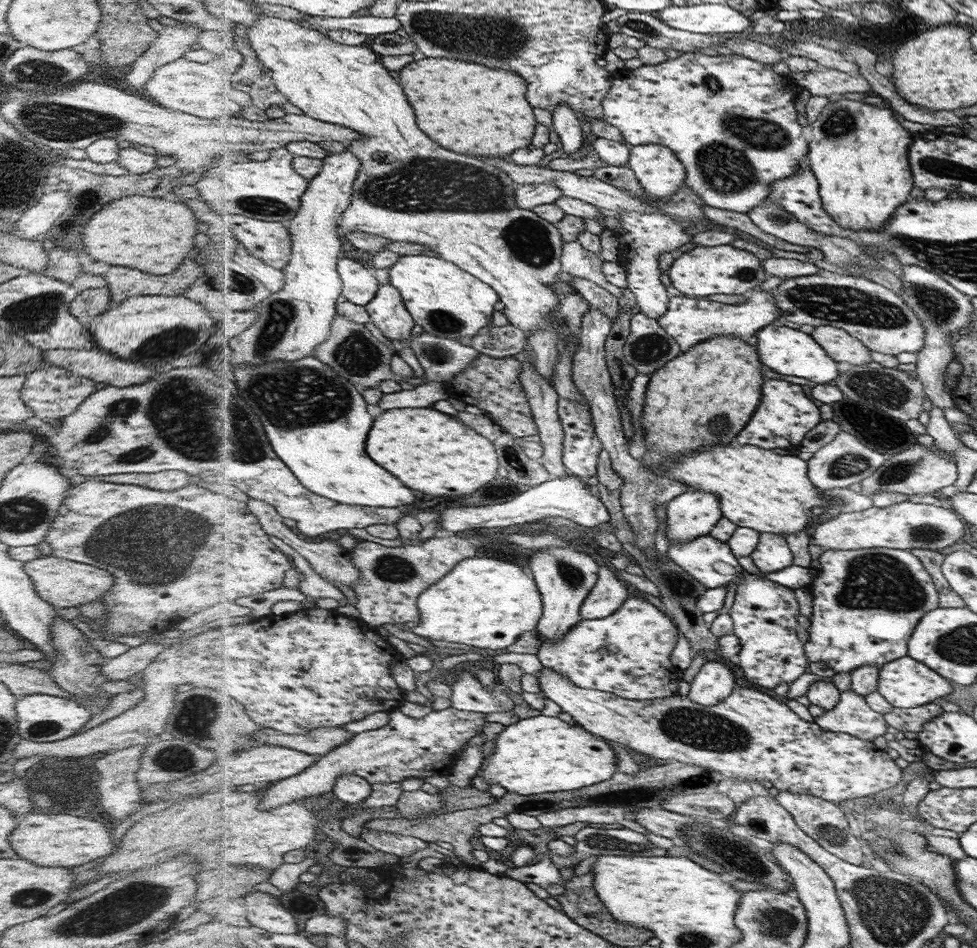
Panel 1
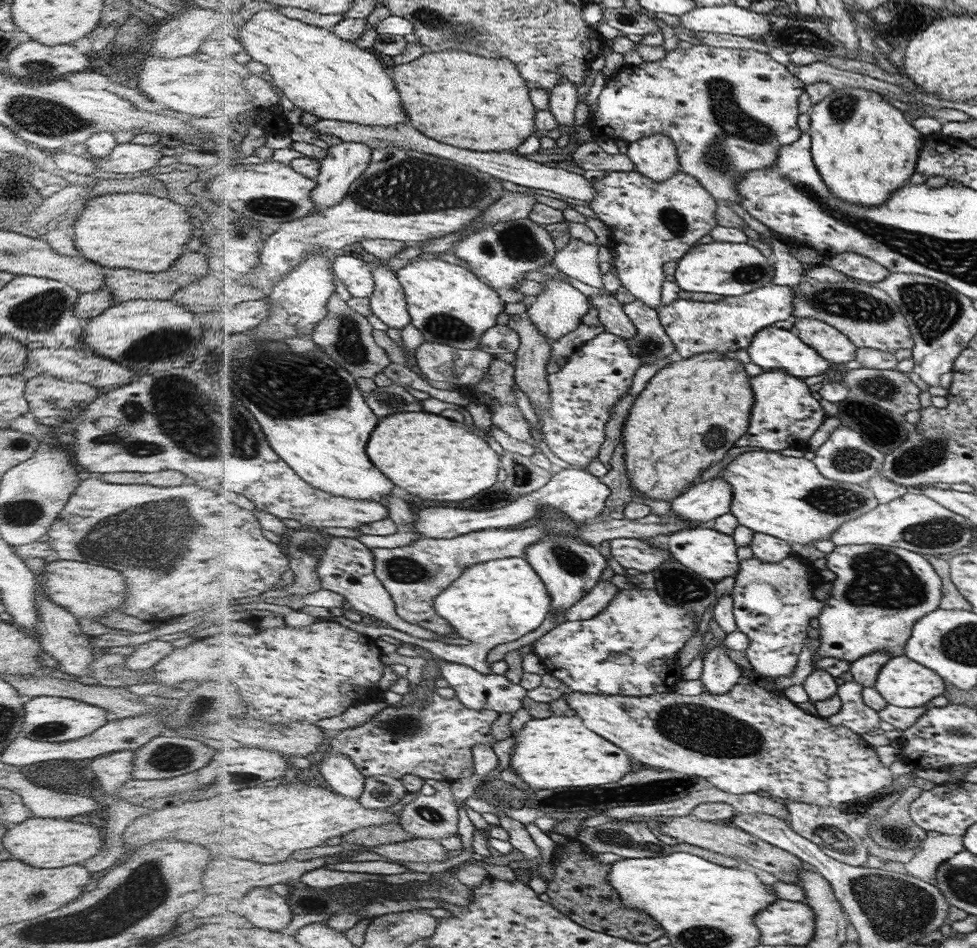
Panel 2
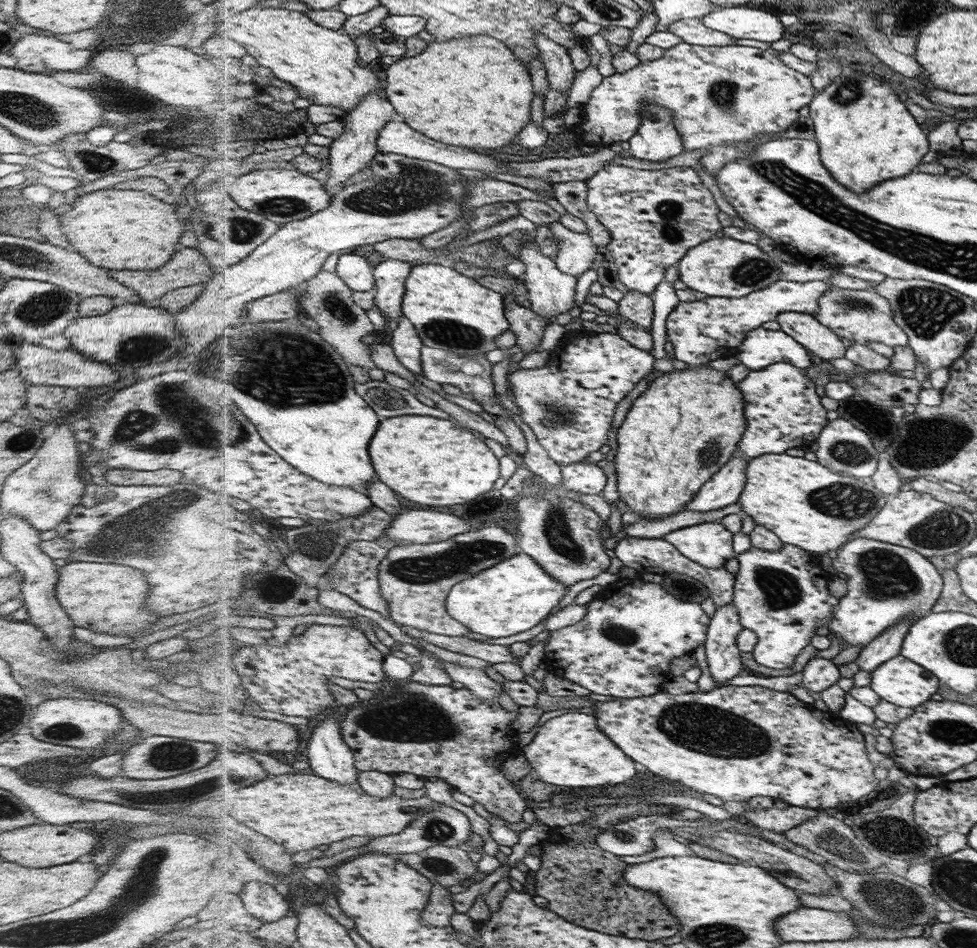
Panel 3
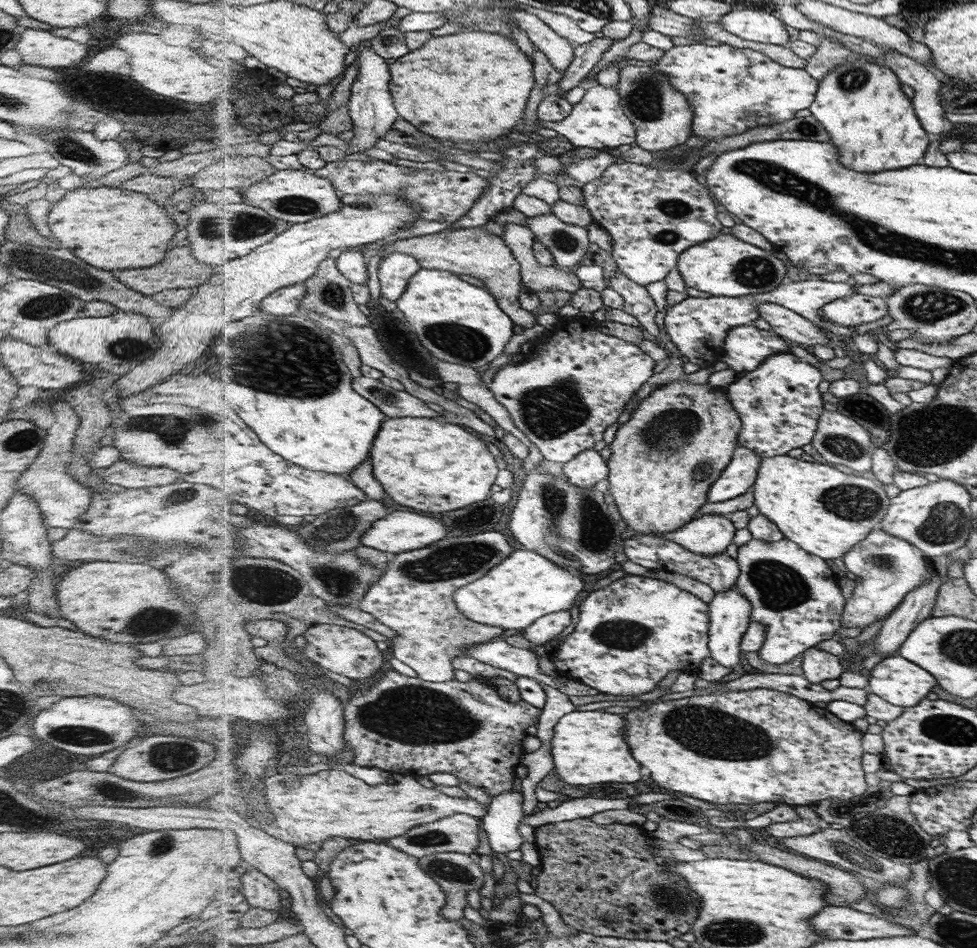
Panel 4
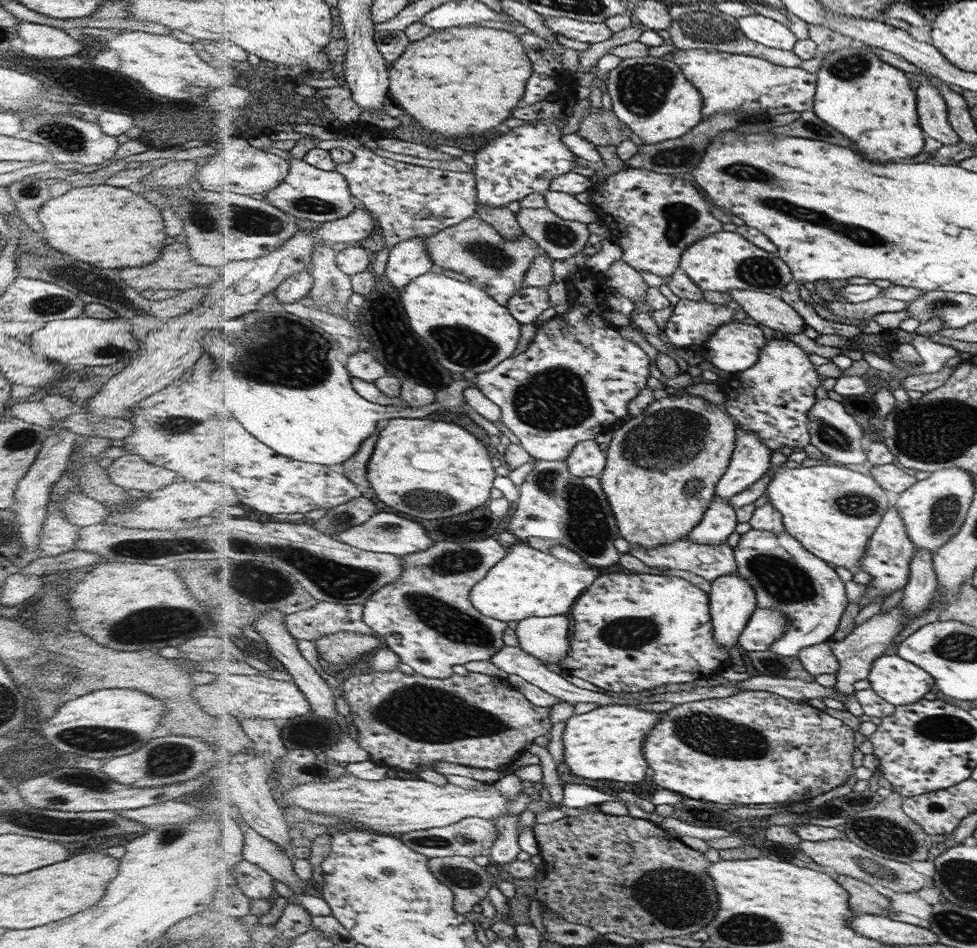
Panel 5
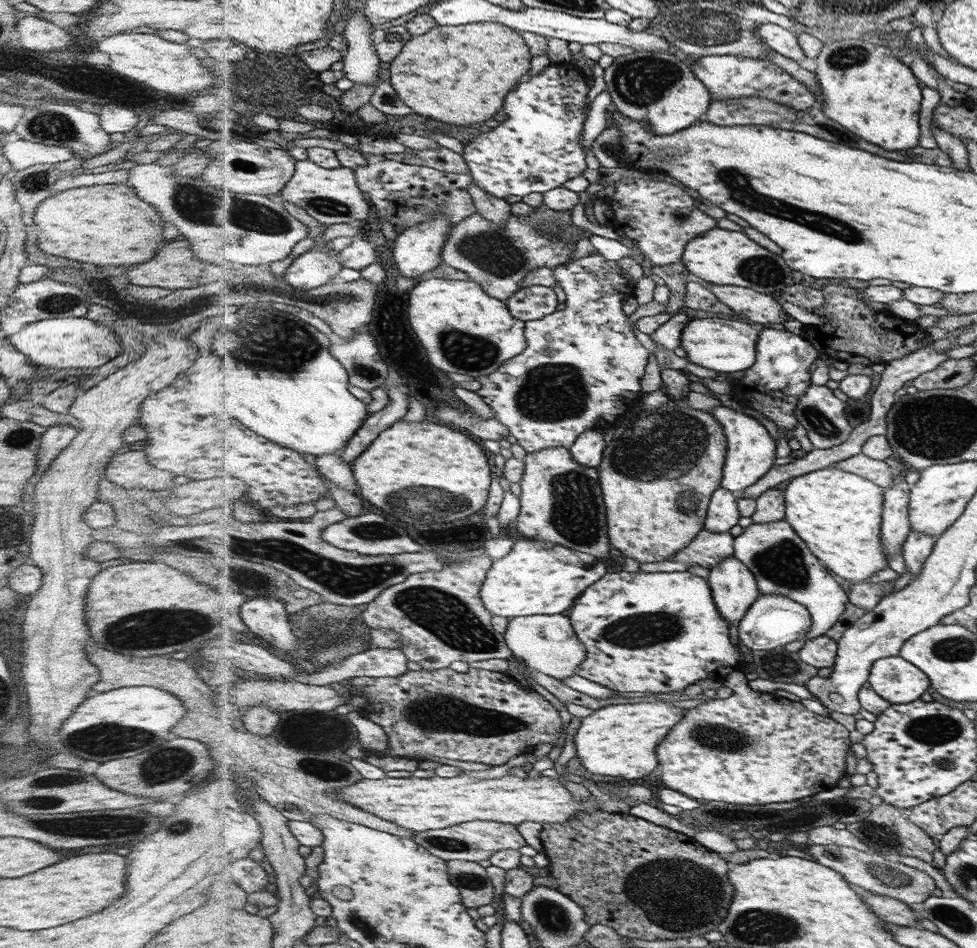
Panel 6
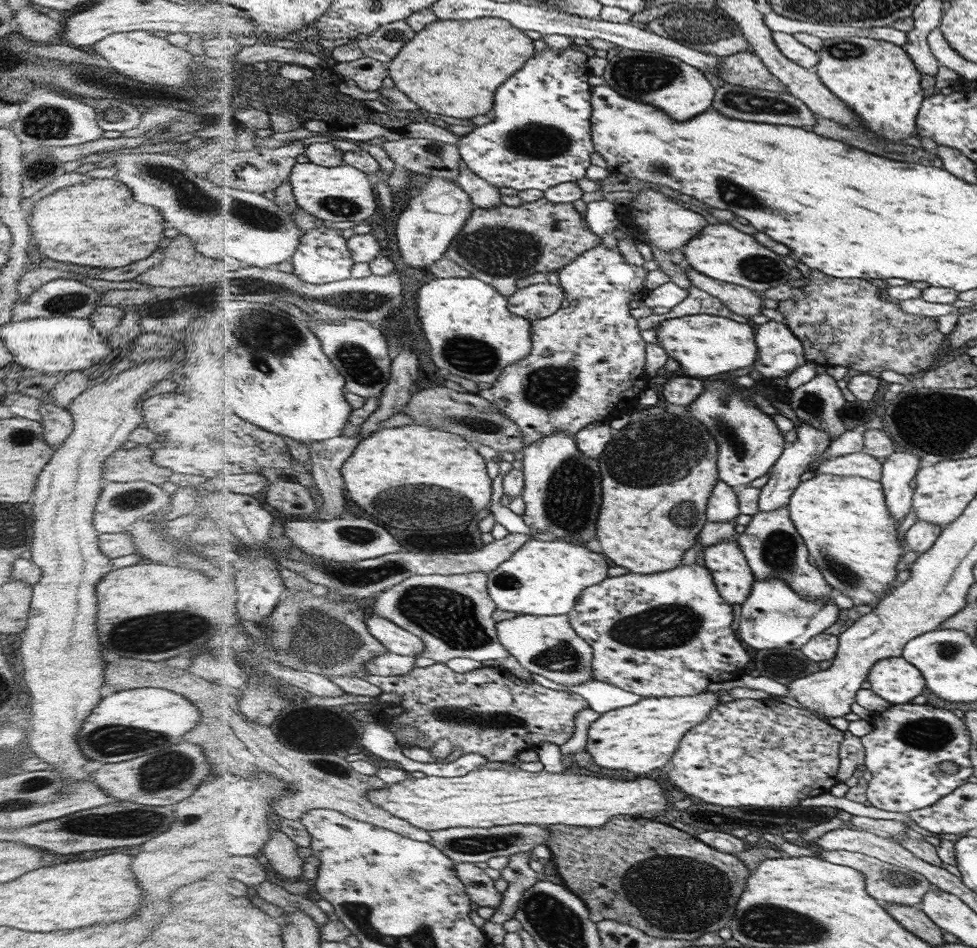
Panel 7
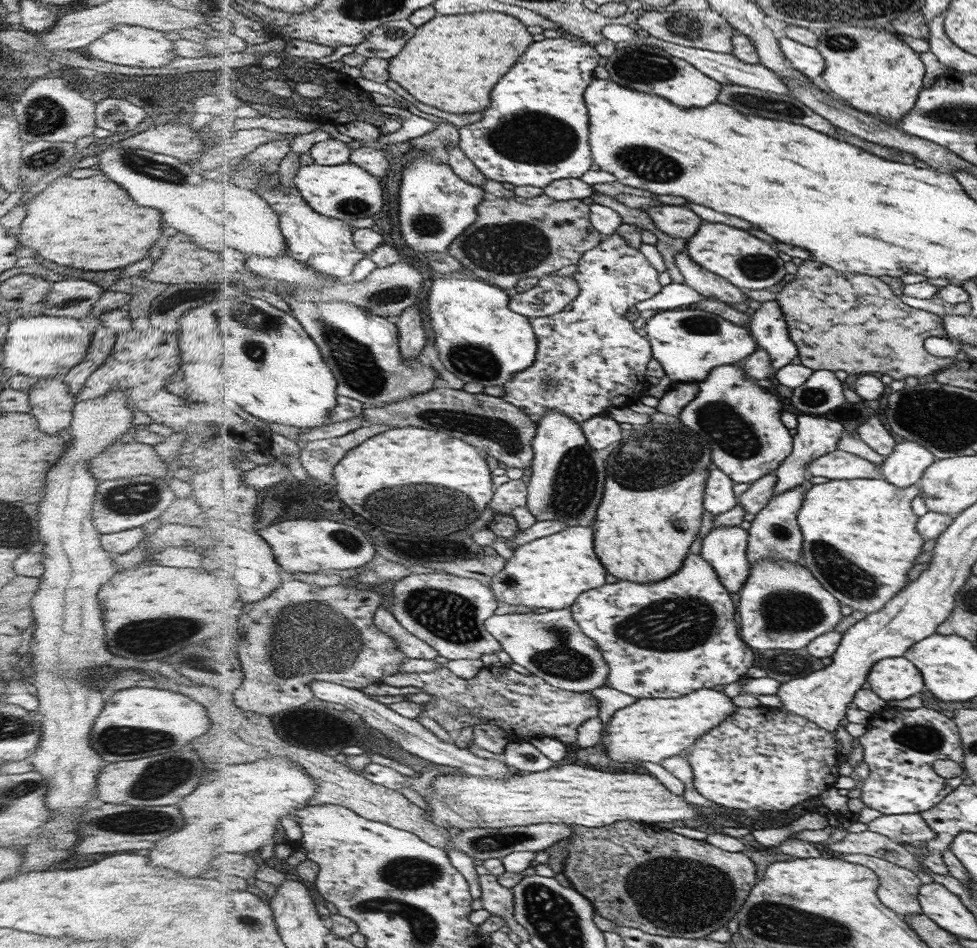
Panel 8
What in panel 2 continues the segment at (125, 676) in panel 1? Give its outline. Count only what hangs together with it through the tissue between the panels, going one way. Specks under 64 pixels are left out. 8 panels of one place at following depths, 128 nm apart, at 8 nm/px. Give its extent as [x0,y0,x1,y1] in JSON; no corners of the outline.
[125,640,175,673]

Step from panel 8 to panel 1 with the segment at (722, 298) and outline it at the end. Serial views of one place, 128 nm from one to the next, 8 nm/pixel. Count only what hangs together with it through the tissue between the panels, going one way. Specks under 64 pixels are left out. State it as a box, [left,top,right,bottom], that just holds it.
[810,325,872,365]

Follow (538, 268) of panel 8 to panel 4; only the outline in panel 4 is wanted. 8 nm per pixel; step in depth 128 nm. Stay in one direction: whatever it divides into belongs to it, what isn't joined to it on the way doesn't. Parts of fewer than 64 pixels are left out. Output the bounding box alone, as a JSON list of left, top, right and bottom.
[390,225,537,328]

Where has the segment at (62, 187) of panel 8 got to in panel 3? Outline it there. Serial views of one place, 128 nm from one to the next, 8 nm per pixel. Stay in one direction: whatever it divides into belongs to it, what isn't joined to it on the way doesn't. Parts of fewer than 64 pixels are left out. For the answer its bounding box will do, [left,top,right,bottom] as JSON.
[59,187,184,270]

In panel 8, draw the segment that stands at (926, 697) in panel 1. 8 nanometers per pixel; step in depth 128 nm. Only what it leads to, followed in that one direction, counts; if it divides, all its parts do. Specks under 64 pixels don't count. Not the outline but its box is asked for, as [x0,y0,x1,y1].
[867,658,924,700]

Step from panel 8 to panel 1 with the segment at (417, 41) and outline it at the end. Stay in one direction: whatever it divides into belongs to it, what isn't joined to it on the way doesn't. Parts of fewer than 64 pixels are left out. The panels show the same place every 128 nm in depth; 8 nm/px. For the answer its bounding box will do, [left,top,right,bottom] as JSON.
[400,56,537,158]

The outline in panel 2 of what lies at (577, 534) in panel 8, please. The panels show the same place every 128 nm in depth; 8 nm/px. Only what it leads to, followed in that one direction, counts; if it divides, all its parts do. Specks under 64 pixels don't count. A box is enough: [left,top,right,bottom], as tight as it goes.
[320,558,551,674]

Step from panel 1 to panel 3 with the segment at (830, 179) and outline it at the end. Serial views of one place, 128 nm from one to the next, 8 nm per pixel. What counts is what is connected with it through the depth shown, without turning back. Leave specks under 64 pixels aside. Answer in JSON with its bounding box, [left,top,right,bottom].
[808,67,928,194]

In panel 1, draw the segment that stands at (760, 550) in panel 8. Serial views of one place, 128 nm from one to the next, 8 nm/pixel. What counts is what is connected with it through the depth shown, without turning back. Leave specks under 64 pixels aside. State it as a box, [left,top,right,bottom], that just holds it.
[728,573,808,689]

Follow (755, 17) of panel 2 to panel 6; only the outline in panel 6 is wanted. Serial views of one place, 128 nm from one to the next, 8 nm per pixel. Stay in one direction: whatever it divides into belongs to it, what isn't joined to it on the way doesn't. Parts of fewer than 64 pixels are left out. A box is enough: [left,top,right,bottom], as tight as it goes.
[756,24,806,62]

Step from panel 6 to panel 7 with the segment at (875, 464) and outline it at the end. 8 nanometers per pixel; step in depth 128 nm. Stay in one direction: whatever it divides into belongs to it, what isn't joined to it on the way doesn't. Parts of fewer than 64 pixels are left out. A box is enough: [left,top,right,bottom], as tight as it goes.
[818,451,882,482]

